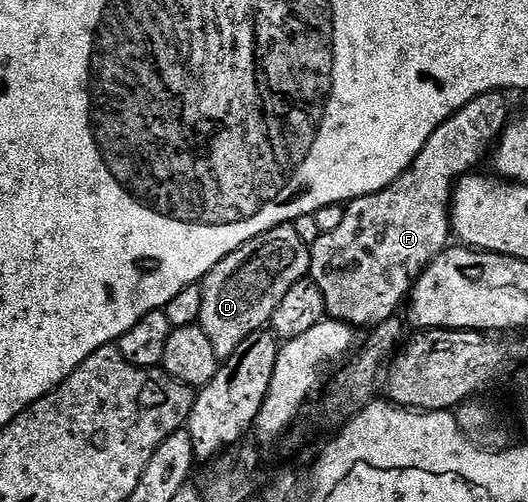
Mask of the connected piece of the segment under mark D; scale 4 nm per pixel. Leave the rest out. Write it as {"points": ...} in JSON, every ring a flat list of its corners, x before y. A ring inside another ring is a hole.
{"points":[[294,224,277,225,232,251,200,284,204,303,198,316,202,330,212,342,212,351,225,359,248,339,248,335,263,332,269,326,280,299,288,295,296,283,307,280,310,272,310,246,296,233]]}

